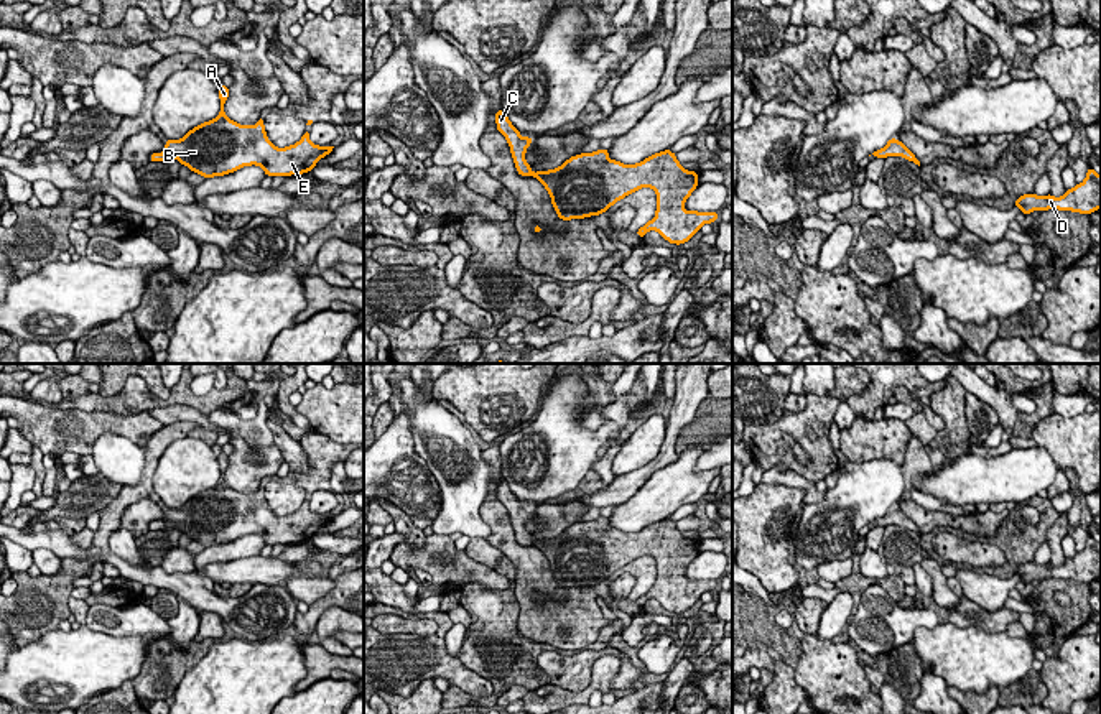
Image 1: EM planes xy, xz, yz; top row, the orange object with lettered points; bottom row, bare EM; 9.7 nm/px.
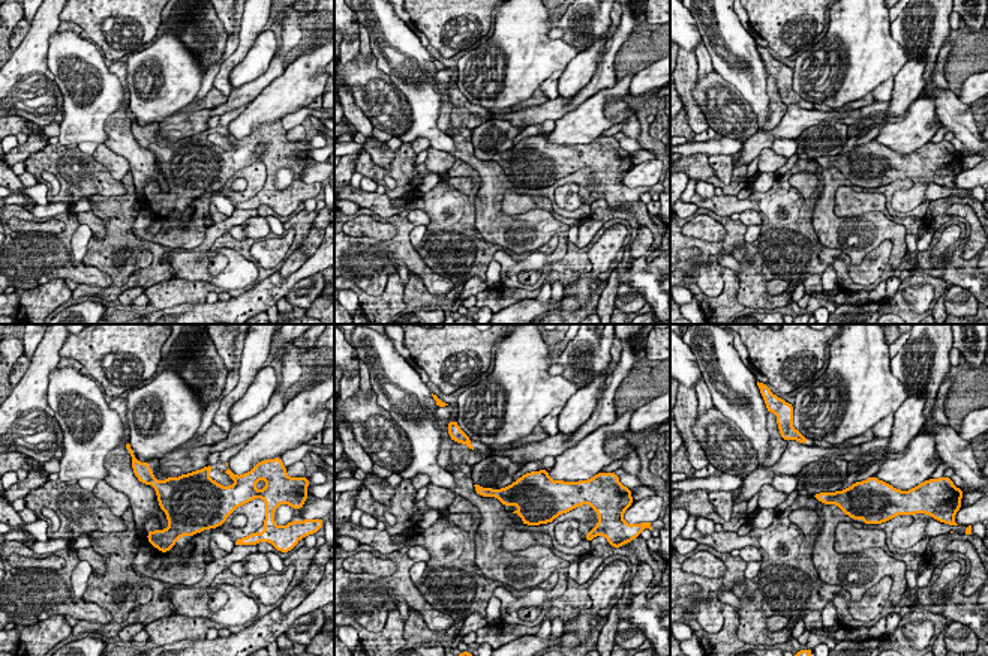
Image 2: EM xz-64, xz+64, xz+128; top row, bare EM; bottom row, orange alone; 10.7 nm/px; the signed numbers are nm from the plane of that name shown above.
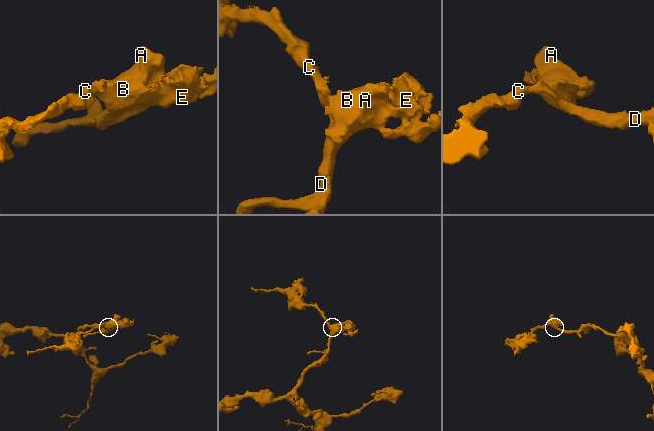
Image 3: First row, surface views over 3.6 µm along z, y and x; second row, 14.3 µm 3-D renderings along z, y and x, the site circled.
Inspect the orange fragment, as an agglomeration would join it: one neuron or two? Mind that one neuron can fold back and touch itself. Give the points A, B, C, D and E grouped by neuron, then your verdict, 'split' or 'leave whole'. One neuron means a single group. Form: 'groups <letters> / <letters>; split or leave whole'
groups A B C D E; leave whole

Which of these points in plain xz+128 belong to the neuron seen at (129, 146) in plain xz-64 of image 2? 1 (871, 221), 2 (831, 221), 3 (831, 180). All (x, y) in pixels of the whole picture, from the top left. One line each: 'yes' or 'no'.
1: yes
2: yes
3: yes

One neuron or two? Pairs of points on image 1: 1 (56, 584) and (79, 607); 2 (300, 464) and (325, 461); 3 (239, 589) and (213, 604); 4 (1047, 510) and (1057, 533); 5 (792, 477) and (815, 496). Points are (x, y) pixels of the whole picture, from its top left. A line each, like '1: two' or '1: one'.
1: two
2: two
3: two
4: two
5: one

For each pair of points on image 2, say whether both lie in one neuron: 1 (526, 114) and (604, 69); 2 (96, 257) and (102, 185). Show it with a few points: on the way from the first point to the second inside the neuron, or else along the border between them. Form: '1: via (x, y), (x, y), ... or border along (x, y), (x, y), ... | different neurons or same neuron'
1: via (547, 111), (571, 105), (588, 90) | same neuron
2: border along (126, 188), (120, 195), (93, 195), (89, 200) | different neurons

